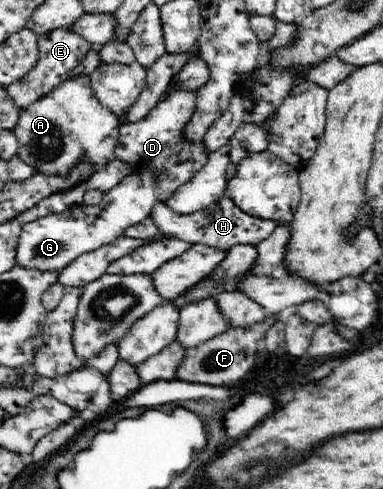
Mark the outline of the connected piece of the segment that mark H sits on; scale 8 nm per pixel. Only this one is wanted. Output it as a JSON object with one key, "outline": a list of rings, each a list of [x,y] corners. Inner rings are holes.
{"outline":[[[227,195],[222,196],[205,209],[190,215],[175,213],[164,202],[158,201],[154,205],[150,217],[160,228],[161,233],[167,237],[176,238],[189,244],[212,246],[212,248],[224,252],[228,252],[231,247],[237,245],[256,246],[257,243],[266,239],[276,229],[276,222],[272,222],[272,220],[260,220],[260,218],[244,214]]]}

